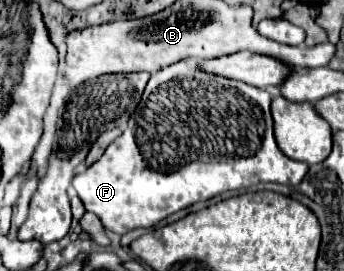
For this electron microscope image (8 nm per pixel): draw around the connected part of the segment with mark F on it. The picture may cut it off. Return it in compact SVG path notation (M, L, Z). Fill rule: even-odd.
M179 61L175 65L169 65L169 67L163 67L159 69L157 73L151 75L147 87L145 87L145 93L143 93L143 99L141 103L137 105L135 113L129 117L129 123L127 123L127 129L121 133L121 137L117 137L107 149L105 153L101 155L99 161L95 161L85 173L79 173L75 175L73 179L73 187L79 195L79 199L83 201L85 209L95 213L101 221L103 221L103 227L113 231L113 233L127 233L135 227L153 227L157 221L169 217L171 213L179 211L179 209L185 209L197 201L205 201L205 199L211 199L223 191L231 191L231 189L241 189L241 187L249 187L249 185L257 185L257 183L281 183L281 185L297 185L303 181L303 177L307 175L307 165L305 163L299 163L299 161L293 161L289 157L285 157L275 139L273 139L273 119L271 119L271 113L269 113L269 103L271 103L271 95L263 89L255 89L251 85L243 85L241 81L227 81L225 77L207 77L207 73L199 73L199 69L195 69L195 63L187 63L187 61Z

